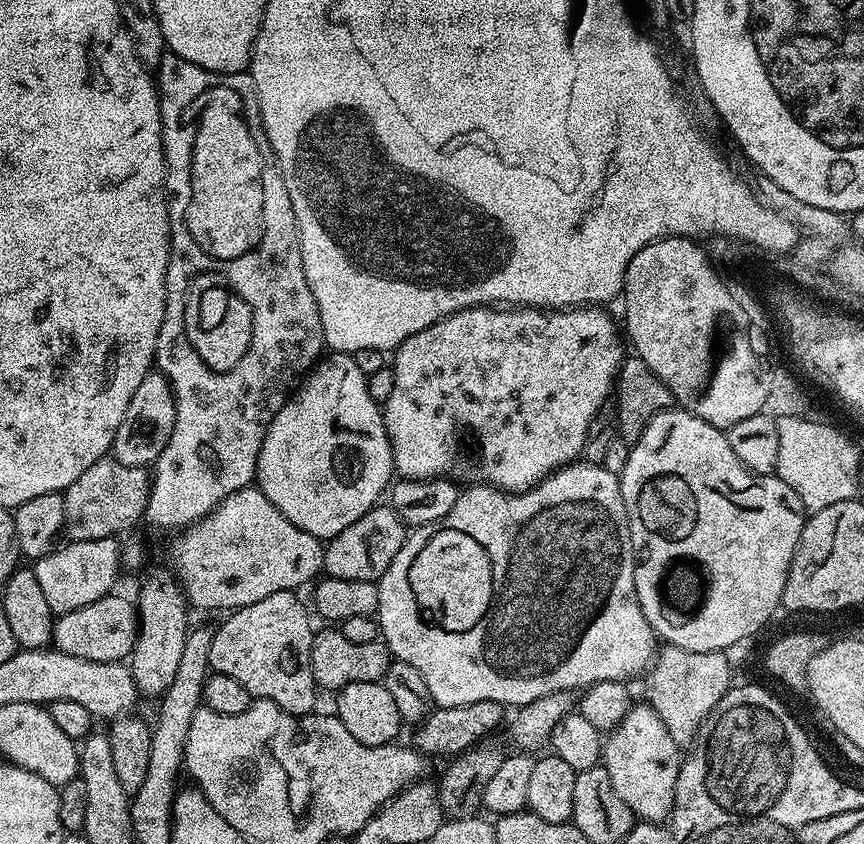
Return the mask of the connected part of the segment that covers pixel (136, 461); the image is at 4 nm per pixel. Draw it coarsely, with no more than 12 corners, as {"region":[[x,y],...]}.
{"region":[[163,372],[134,390],[111,455],[151,465],[174,430],[176,399]]}

